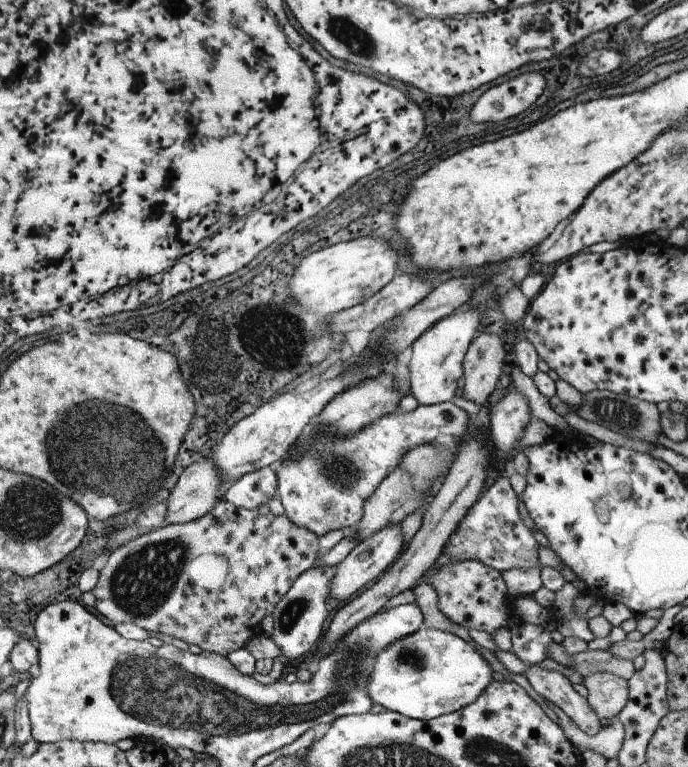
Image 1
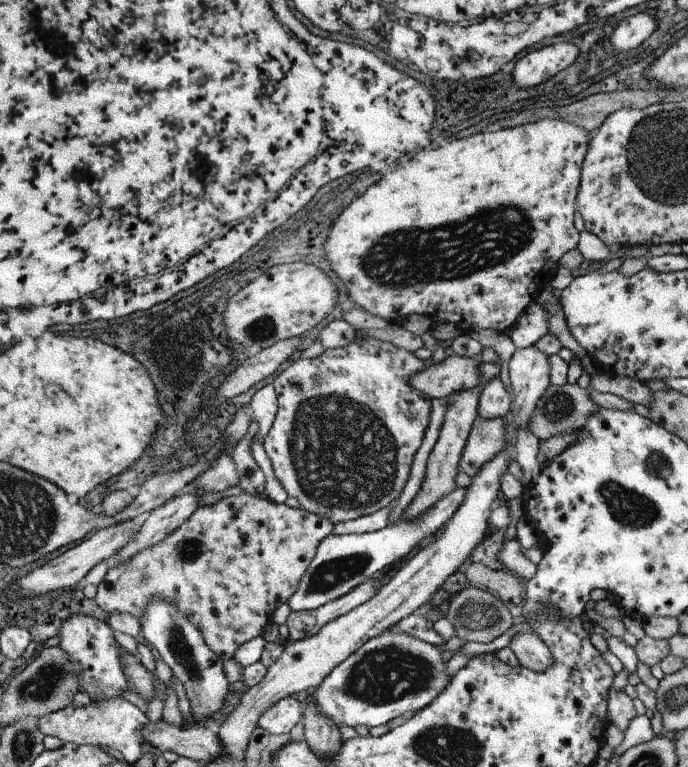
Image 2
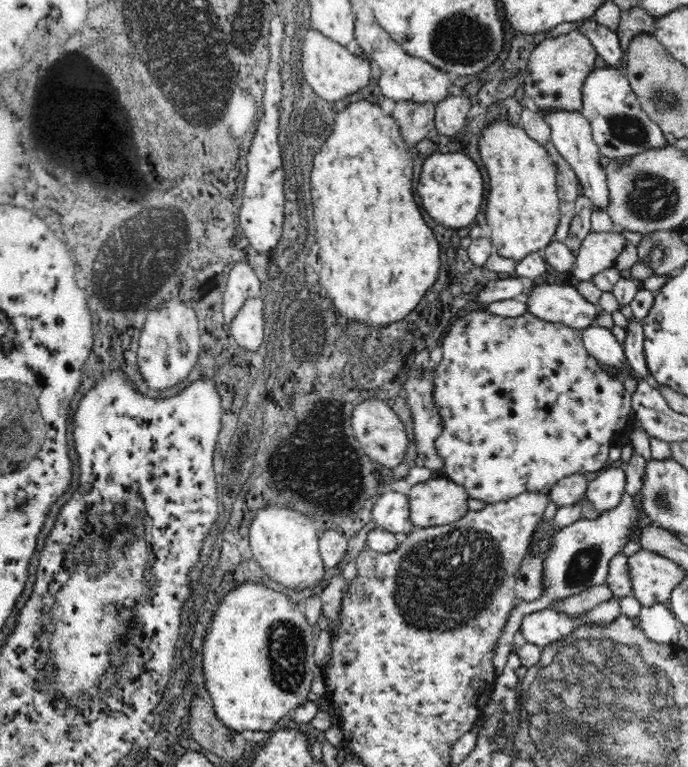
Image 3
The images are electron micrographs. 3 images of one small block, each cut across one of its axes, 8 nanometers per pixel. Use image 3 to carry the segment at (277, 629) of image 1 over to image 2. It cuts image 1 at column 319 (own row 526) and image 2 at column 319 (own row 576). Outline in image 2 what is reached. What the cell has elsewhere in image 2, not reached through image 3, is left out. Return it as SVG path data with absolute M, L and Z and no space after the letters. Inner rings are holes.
M455 488L451 494L447 494L443 500L439 500L433 508L429 508L423 516L419 516L413 522L395 522L387 528L373 532L373 534L351 534L351 536L333 536L329 534L321 544L317 546L315 558L309 562L305 574L301 576L301 582L297 586L297 592L287 600L291 612L309 612L315 610L327 602L333 602L345 594L349 594L353 588L363 584L367 578L371 578L375 572L399 564L401 558L405 558L413 546L421 544L425 536L435 534L443 524L449 522L449 518L457 512L465 498L465 488Z

